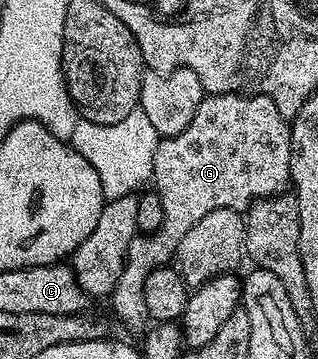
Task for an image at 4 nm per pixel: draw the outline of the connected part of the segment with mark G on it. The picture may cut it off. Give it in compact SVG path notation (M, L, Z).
M233 92L232 94L216 94L211 96L207 94L200 102L200 110L196 110L196 118L192 118L192 122L188 122L185 130L180 130L180 134L175 136L167 136L159 139L156 146L156 158L154 159L154 175L152 177L152 188L160 194L160 206L164 210L164 222L149 234L139 234L128 246L126 251L126 265L120 274L120 282L116 282L116 290L108 297L108 304L114 307L113 315L122 322L126 328L141 333L143 329L151 323L148 314L148 306L144 302L144 281L148 279L148 274L152 274L152 270L160 270L167 267L177 257L178 247L184 234L188 234L188 230L192 230L192 226L196 226L196 222L200 222L200 218L204 218L204 214L212 214L212 210L220 210L221 208L231 208L237 212L245 213L250 205L256 200L264 200L267 196L277 196L287 191L290 184L290 124L287 117L280 114L280 110L276 110L276 102L272 102L272 98L267 96L251 96L241 92Z

